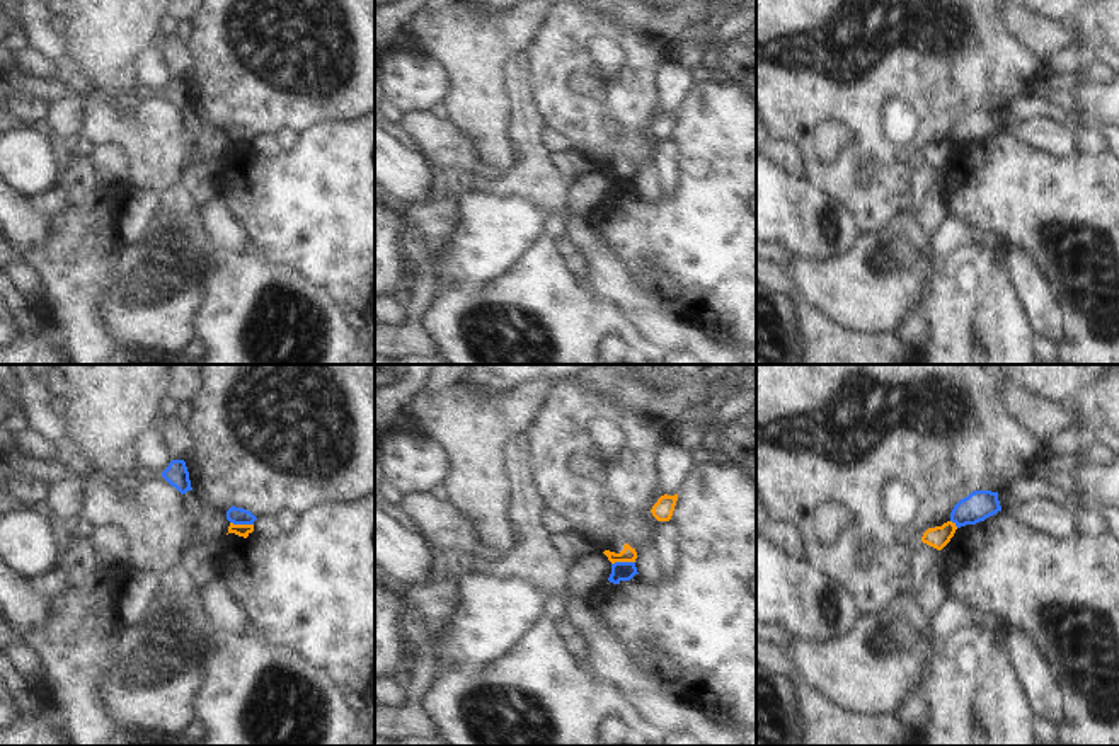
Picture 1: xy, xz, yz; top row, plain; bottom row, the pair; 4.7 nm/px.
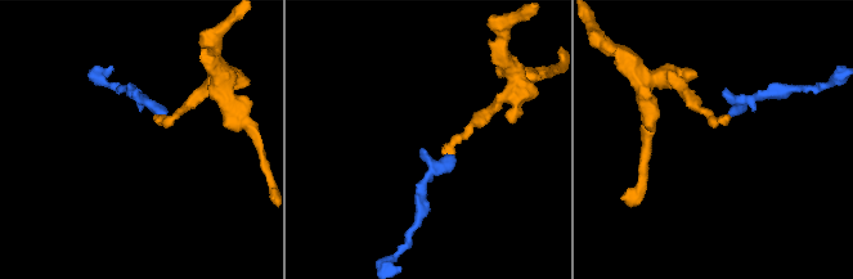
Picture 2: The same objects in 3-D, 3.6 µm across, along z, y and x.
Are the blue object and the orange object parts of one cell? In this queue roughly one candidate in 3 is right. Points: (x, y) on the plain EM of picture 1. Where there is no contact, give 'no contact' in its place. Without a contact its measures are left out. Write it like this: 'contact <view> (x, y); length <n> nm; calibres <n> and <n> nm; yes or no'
contact xy (242, 142); length 110 nm; calibres 80 and 60 nm; no

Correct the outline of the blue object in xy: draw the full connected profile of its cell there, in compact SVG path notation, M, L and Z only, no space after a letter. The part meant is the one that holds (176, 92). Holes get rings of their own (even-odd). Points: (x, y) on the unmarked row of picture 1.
M172 78L169 85L162 90L162 95L175 106L181 112L192 109L189 90L184 78Z

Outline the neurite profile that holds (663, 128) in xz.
M678 112L674 114L661 114L657 121L652 124L651 131L657 140L669 140L678 119Z

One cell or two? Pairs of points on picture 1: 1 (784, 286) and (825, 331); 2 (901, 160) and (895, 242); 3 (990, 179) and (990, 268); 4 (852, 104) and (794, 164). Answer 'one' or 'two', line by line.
1: one
2: two
3: two
4: two

